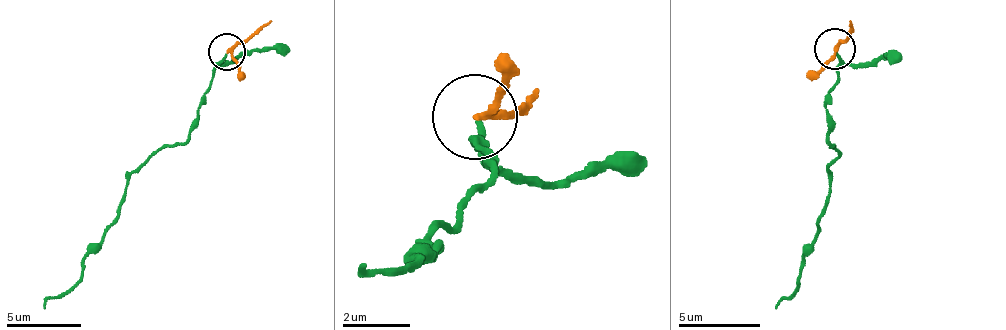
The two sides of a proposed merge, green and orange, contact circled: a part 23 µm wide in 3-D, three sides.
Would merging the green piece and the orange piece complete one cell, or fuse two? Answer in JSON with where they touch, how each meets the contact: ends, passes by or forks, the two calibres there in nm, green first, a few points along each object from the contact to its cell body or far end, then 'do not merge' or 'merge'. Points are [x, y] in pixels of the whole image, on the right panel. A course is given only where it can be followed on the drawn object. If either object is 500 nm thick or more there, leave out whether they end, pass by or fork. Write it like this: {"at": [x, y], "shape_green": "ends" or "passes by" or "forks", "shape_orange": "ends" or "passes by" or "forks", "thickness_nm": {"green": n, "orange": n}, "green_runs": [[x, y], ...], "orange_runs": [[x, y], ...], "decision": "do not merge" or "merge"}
{"at": [834, 49], "shape_green": "passes by", "shape_orange": "passes by", "thickness_nm": {"green": 120, "orange": 170}, "green_runs": [[836, 52], [840, 63], [827, 138], [837, 155], [829, 205], [801, 279], [774, 307]], "orange_runs": [[833, 48], [848, 38], [850, 20]], "decision": "merge"}

